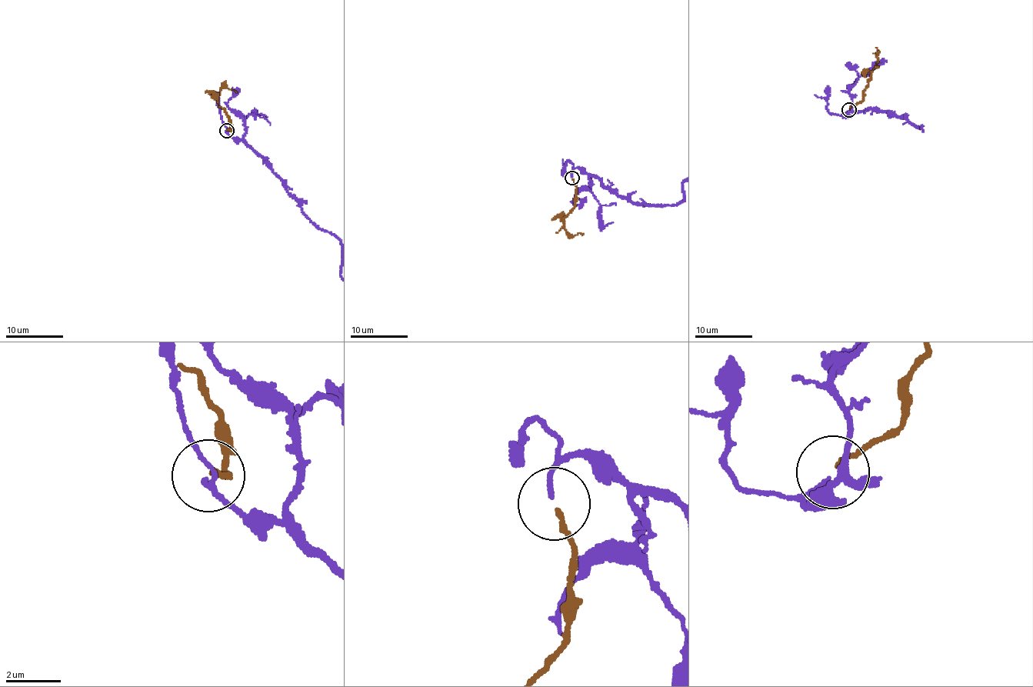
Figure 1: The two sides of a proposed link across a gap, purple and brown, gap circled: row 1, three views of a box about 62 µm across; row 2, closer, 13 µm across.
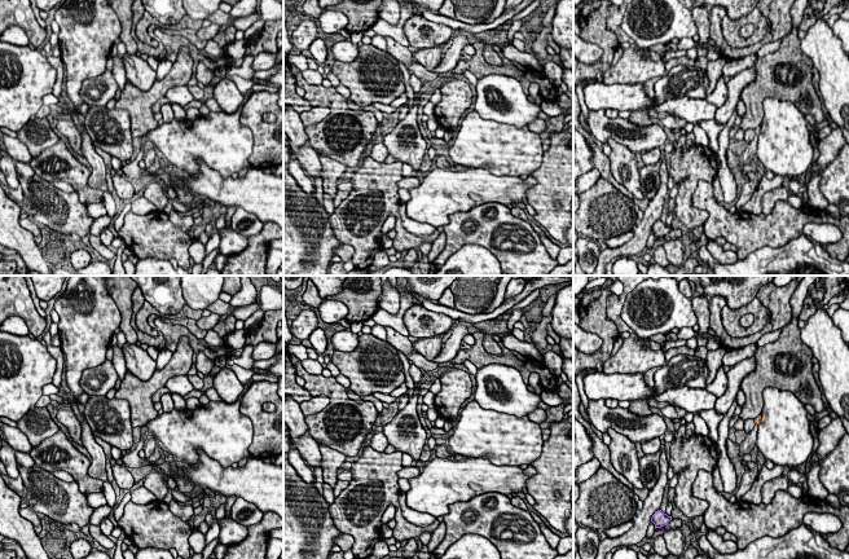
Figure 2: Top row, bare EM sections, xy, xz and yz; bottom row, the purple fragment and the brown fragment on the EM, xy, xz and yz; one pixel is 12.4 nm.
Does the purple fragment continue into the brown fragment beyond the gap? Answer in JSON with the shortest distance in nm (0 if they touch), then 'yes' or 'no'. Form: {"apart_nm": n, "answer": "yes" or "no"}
{"apart_nm": 1550, "answer": "yes"}

